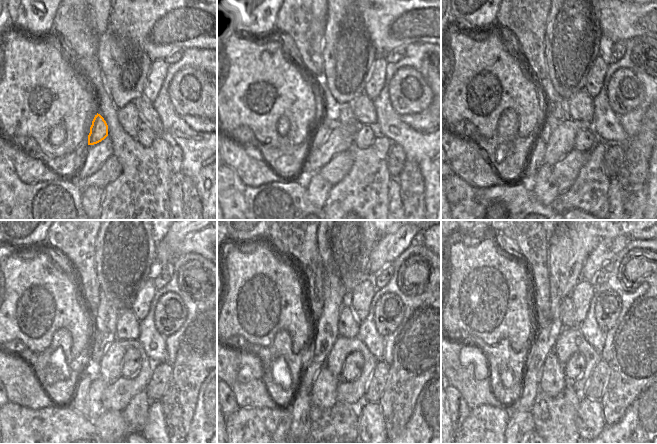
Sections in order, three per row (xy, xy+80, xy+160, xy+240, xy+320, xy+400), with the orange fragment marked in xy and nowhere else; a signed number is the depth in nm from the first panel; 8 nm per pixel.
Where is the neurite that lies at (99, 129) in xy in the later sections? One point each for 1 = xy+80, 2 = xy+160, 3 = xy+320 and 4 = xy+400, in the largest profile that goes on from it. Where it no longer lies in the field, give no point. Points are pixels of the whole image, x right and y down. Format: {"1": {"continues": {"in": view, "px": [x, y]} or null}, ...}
{"1": {"continues": {"in": "xy+80", "px": [321, 132]}}, "2": {"continues": {"in": "xy+160", "px": [535, 160]}}, "3": {"continues": {"in": "xy+320", "px": [299, 408]}}, "4": {"continues": {"in": "xy+400", "px": [520, 423]}}}

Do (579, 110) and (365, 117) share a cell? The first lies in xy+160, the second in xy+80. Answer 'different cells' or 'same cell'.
same cell

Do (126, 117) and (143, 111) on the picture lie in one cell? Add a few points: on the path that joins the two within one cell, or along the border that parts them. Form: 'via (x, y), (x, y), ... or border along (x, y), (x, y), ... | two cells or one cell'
border along (135, 102), (138, 108), (138, 116), (142, 121) | two cells

